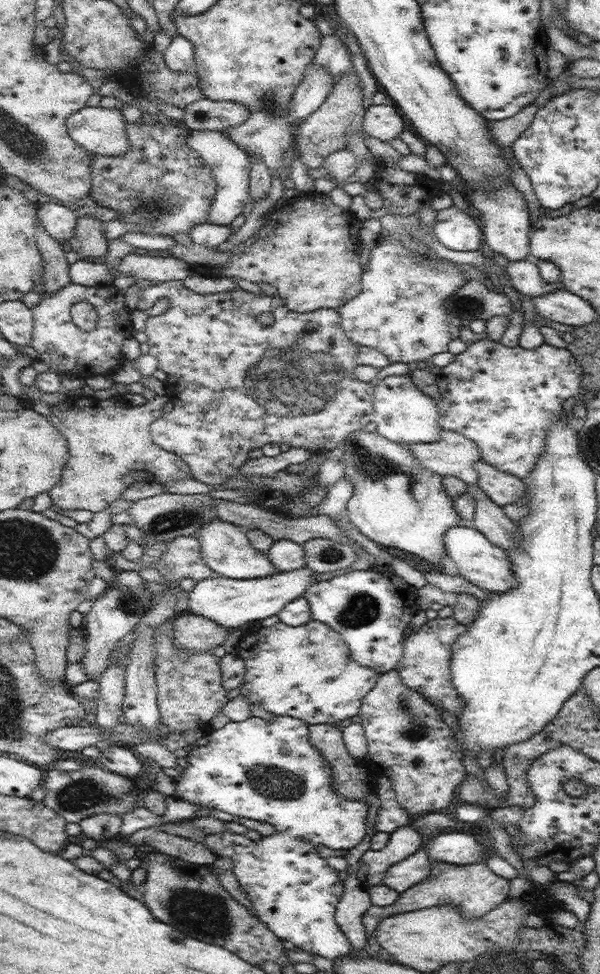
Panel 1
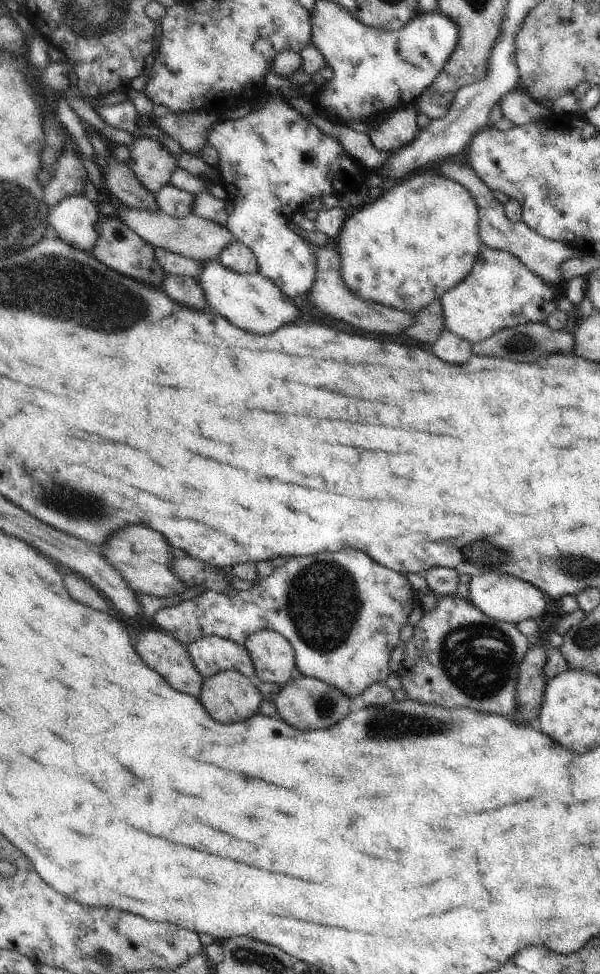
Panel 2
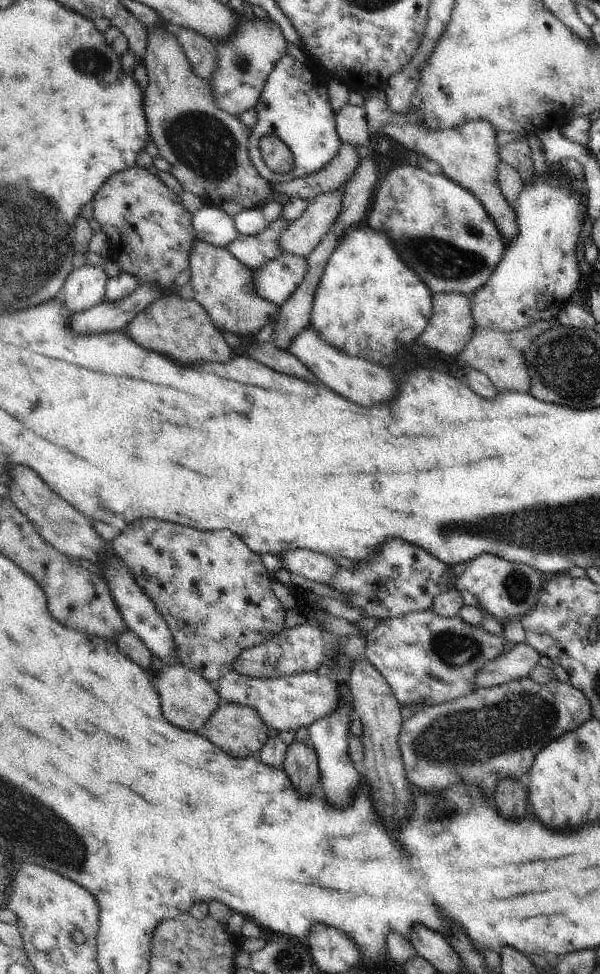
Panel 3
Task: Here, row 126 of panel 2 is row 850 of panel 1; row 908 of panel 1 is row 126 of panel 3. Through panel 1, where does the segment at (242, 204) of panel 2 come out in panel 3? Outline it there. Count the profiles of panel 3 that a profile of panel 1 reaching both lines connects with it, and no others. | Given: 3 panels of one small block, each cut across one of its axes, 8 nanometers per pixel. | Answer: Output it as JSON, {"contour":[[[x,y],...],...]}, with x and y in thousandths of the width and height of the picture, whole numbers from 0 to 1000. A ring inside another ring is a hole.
{"contour":[[[482,55],[465,60],[465,64],[455,68],[455,74],[448,74],[425,113],[432,121],[428,127],[418,131],[415,140],[415,164],[432,181],[442,183],[448,189],[482,189],[488,185],[532,177],[562,160],[572,148],[558,136],[558,113],[548,107],[545,88],[518,76],[512,66],[495,64]],[[445,138],[462,140],[488,158],[488,175],[475,181],[452,177],[435,164],[432,144]]]}

